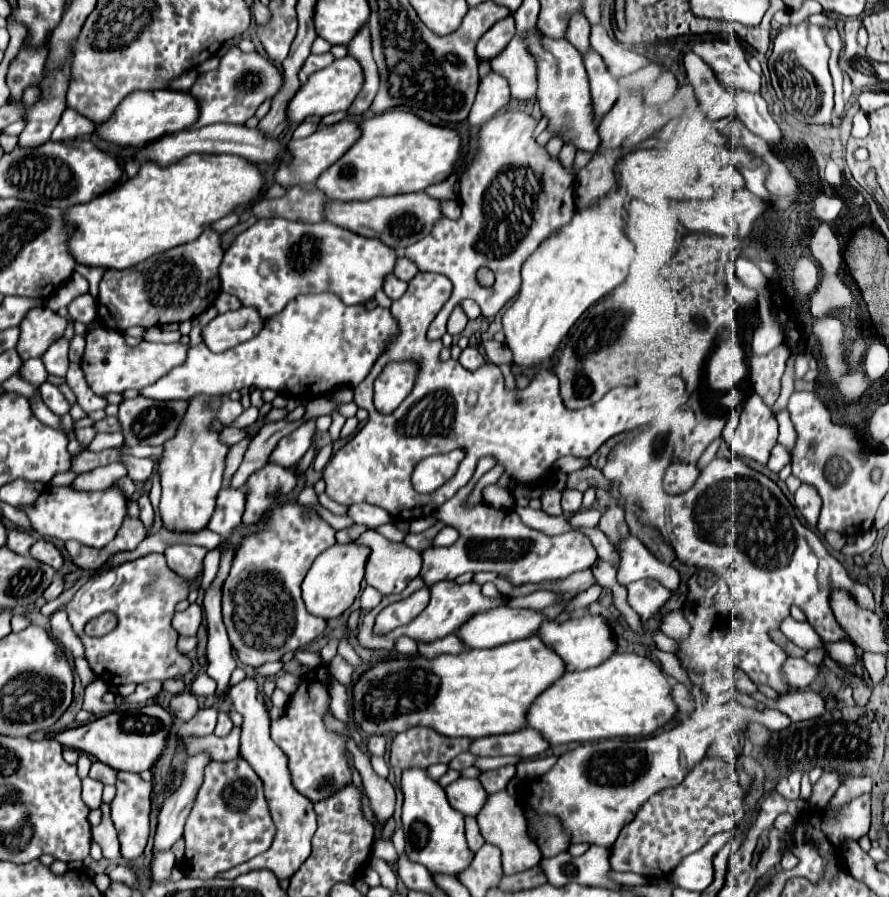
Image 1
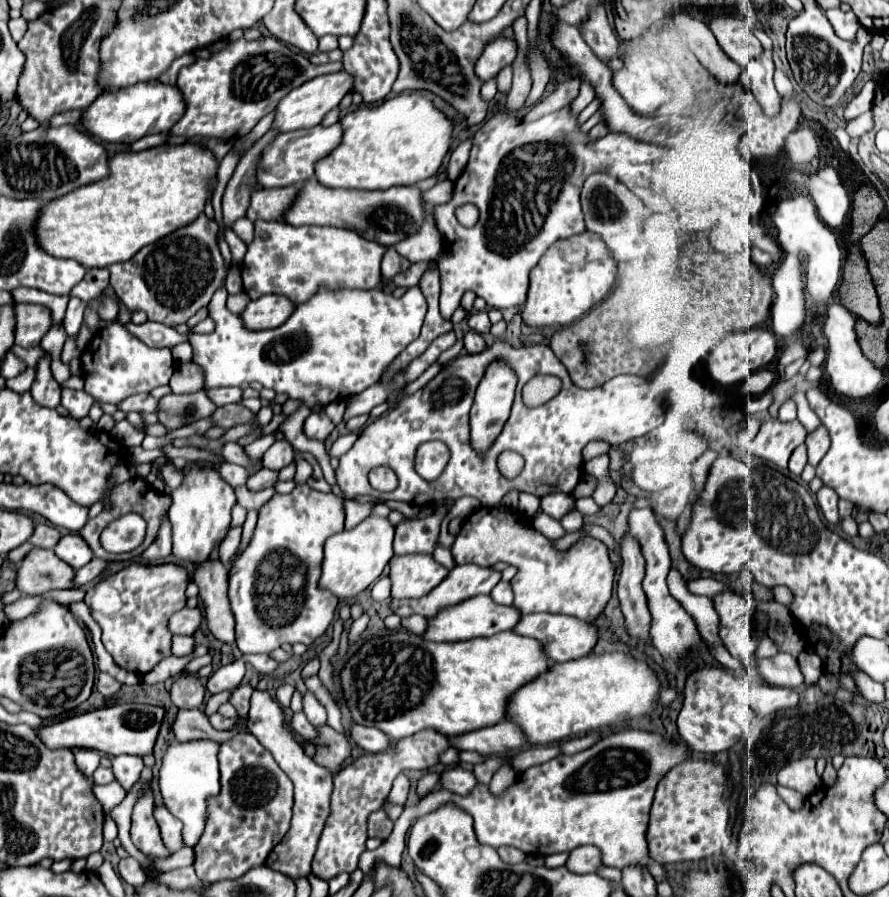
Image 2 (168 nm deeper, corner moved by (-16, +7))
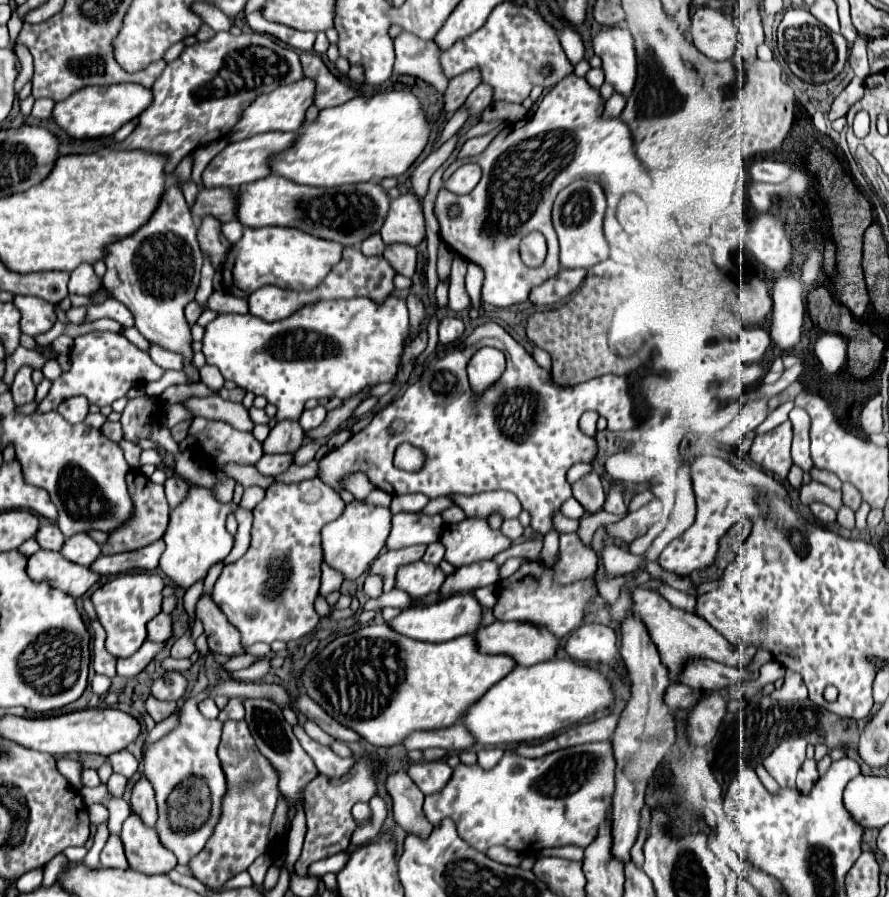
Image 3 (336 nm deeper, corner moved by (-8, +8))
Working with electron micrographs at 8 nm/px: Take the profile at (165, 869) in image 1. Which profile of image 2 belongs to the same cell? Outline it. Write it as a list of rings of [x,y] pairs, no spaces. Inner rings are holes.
[[[164,805],[154,807],[154,819],[160,827],[162,841],[170,849],[170,853],[176,853],[178,849],[182,849],[184,847],[182,845],[182,823],[176,817],[172,817]]]

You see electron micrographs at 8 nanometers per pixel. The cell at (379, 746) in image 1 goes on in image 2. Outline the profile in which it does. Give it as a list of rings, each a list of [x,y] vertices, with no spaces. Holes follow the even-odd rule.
[[[350,723],[350,739],[368,753],[380,753],[388,749],[390,739],[376,727],[364,727]]]

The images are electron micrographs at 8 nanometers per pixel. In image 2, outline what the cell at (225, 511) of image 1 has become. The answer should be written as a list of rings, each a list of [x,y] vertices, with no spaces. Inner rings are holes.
[[[262,467],[258,473],[254,473],[254,475],[248,479],[246,485],[248,485],[248,489],[252,489],[252,491],[260,491],[260,489],[272,487],[276,481],[278,481],[278,471],[272,471],[272,469]]]

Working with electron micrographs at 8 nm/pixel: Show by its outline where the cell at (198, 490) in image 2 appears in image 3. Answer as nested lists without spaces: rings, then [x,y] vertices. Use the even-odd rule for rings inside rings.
[[[190,486],[186,498],[170,510],[170,522],[164,534],[166,550],[160,558],[162,572],[180,588],[190,588],[196,580],[204,578],[208,568],[226,558],[232,550],[234,538],[226,532],[226,516],[234,510],[234,502],[220,502],[216,494],[202,486]]]

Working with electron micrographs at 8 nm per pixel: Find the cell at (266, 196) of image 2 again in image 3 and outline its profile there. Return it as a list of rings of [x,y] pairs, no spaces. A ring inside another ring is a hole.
[[[204,188],[198,194],[192,214],[200,218],[212,214],[222,222],[230,222],[236,218],[236,210],[238,210],[238,192],[234,188]]]

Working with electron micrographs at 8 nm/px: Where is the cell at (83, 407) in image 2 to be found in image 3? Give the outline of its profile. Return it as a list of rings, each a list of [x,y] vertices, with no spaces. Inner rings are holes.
[[[72,396],[72,398],[66,398],[60,406],[58,406],[58,412],[72,424],[78,424],[78,422],[84,422],[84,418],[88,416],[88,400],[84,396]]]

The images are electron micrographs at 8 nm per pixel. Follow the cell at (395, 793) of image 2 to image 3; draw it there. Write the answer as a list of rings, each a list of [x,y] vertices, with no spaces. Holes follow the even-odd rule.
[[[376,796],[376,798],[372,798],[370,808],[372,808],[372,814],[374,814],[374,826],[376,826],[376,828],[382,828],[382,826],[384,826],[384,820],[386,820],[386,816],[388,816],[388,806],[386,806],[386,802],[384,802],[380,796]]]

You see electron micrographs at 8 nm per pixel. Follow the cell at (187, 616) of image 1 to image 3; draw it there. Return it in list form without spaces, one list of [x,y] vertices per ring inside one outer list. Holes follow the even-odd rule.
[[[160,612],[156,618],[152,618],[152,622],[148,622],[148,640],[166,642],[172,638],[172,634],[174,634],[174,622],[170,614]]]

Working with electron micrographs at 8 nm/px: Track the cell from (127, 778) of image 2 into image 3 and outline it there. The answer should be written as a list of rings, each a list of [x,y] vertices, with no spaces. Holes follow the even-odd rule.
[[[122,750],[122,752],[112,754],[112,756],[110,756],[110,762],[112,762],[114,772],[118,772],[118,774],[122,774],[122,776],[126,776],[126,778],[130,778],[130,776],[138,770],[138,760],[136,760],[134,754],[128,752],[128,750]]]

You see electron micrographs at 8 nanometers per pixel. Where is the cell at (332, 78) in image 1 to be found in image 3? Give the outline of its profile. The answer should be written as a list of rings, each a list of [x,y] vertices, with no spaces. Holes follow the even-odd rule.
[[[302,78],[298,82],[292,82],[288,86],[280,86],[276,88],[272,94],[264,94],[260,98],[256,98],[256,102],[252,102],[240,122],[236,124],[236,128],[230,134],[230,142],[234,140],[244,140],[250,138],[254,134],[262,134],[262,132],[272,132],[272,130],[280,130],[280,132],[296,132],[306,116],[306,110],[312,106],[316,96],[316,82],[312,78]]]

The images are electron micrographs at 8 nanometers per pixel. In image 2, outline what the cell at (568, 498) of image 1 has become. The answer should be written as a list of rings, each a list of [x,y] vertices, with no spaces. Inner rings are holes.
[[[584,497],[584,499],[578,499],[578,501],[576,501],[576,509],[578,509],[582,515],[596,515],[600,507],[594,503],[592,497]]]

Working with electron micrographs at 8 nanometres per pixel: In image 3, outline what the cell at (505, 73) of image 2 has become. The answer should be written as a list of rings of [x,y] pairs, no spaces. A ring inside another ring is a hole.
[[[484,82],[484,84],[478,84],[478,86],[474,88],[474,92],[472,92],[472,94],[468,96],[468,100],[466,100],[466,106],[468,106],[470,116],[478,116],[478,114],[482,114],[484,108],[488,108],[492,102],[494,102],[494,88]]]

